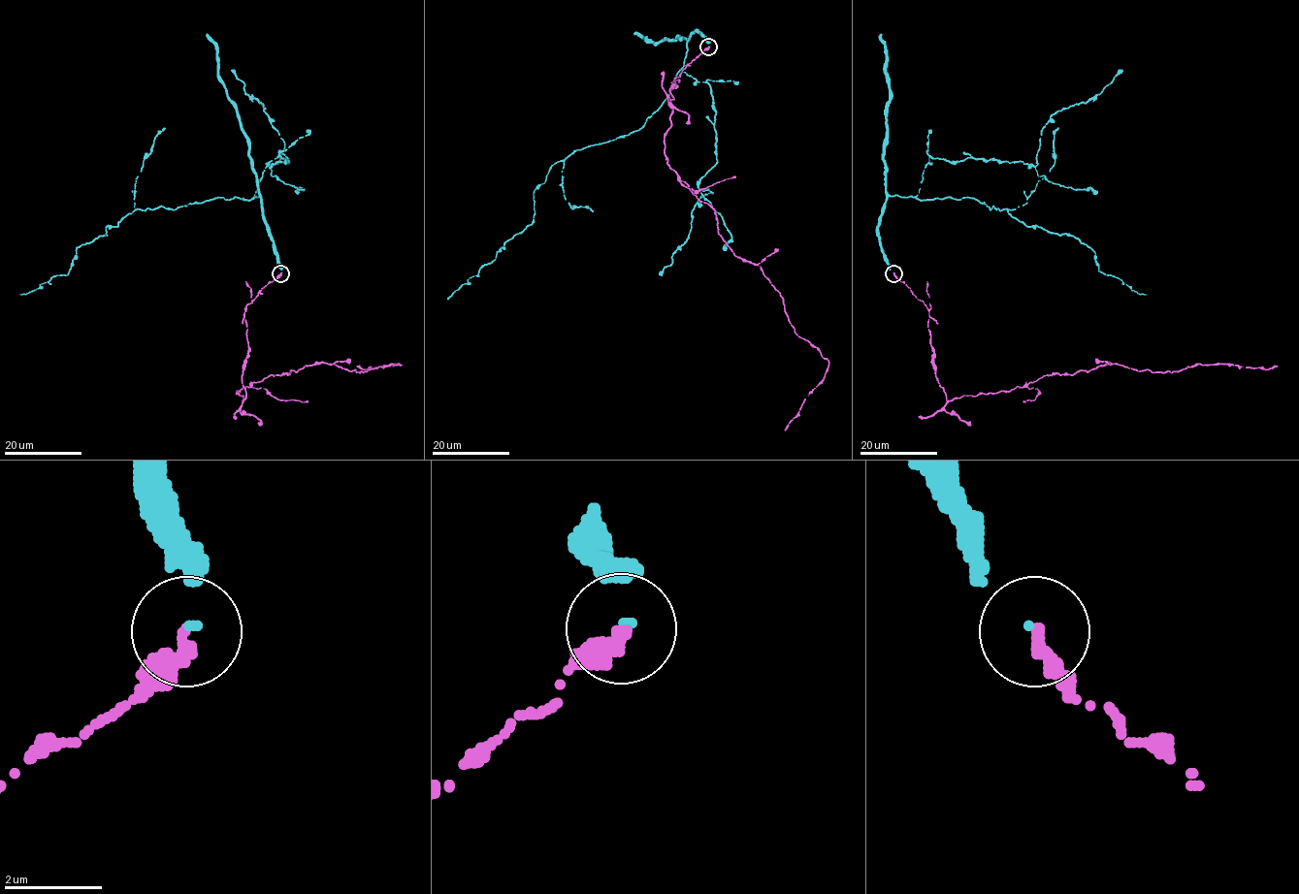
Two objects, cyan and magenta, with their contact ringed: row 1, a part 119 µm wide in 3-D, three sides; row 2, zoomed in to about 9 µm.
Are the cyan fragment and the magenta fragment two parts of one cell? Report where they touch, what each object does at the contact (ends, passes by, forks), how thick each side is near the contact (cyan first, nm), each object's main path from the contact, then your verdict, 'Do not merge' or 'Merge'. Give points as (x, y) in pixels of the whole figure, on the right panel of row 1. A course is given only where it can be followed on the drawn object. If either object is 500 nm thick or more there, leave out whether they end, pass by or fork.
Place: (893, 273). At the ring cyan ends. At the ring magenta ends. Thickness 90 nm (cyan) against 340 nm. Course of cyan: (893, 272), (878, 234), (889, 196), (973, 198), (1029, 227), (1073, 235), (1095, 252), (1098, 271), (1147, 294). Course of magenta: (893, 272), (929, 311), (936, 377), (949, 400), (1107, 363), (1152, 372), (1197, 364), (1277, 366). Do not merge

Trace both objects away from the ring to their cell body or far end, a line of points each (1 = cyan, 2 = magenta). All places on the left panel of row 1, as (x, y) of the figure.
1: (280, 272), (260, 195), (214, 198), (174, 210), (135, 209), (76, 248), (66, 274), (20, 294)
2: (280, 272), (246, 305), (246, 398), (237, 394), (271, 374), (318, 363), (356, 372), (401, 365), (357, 366)

